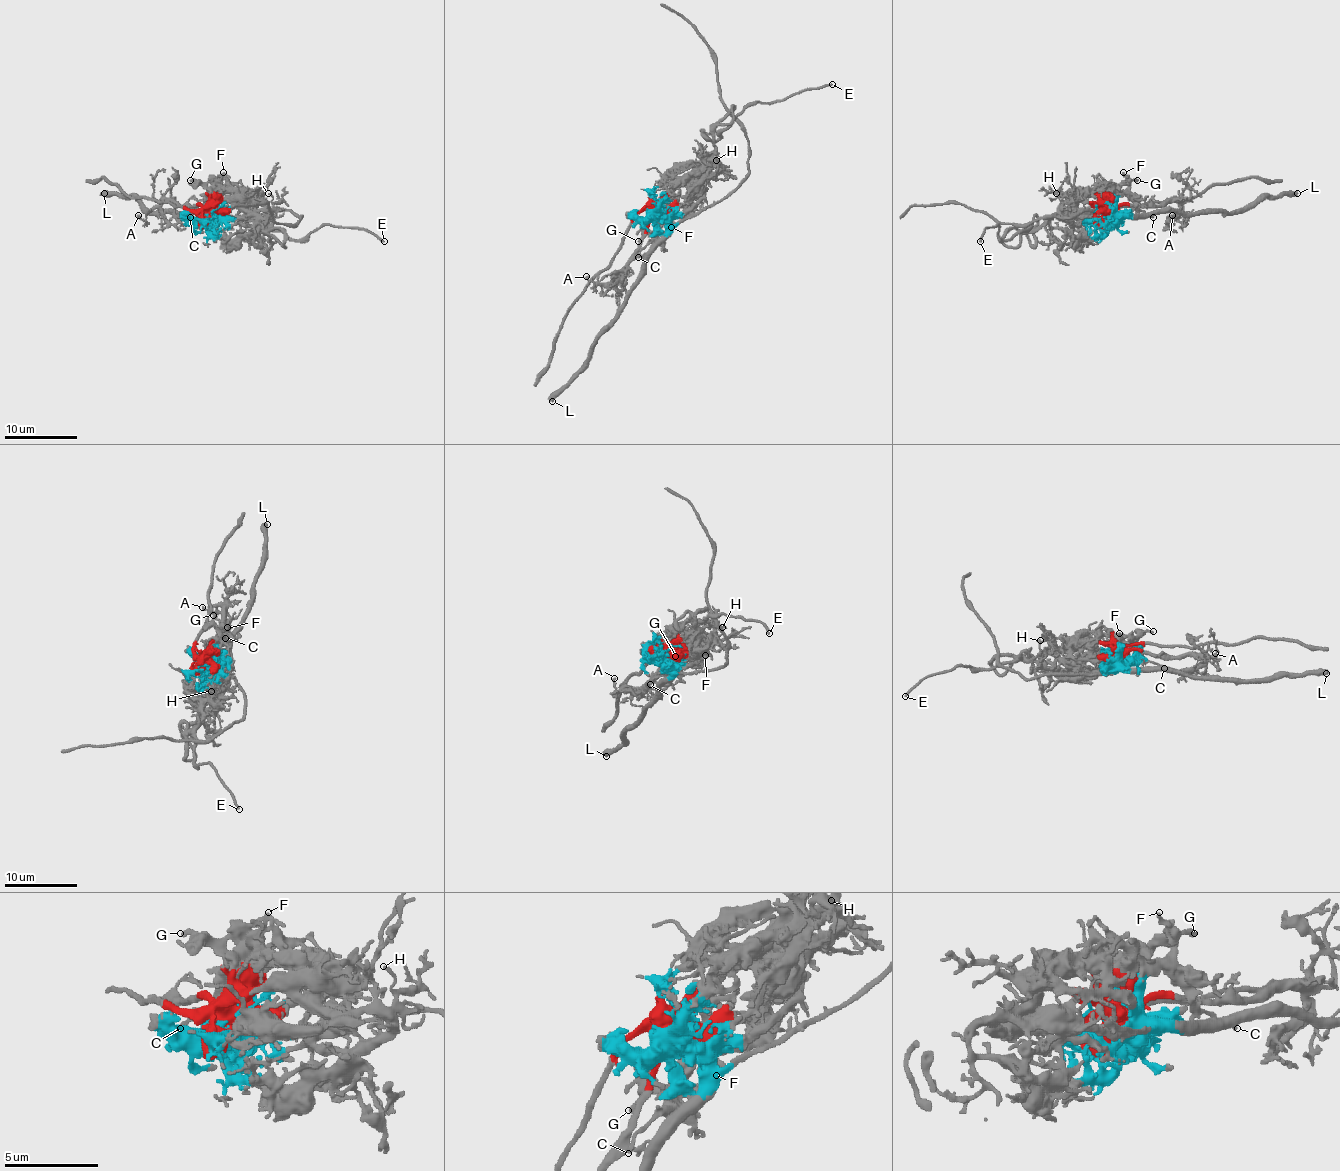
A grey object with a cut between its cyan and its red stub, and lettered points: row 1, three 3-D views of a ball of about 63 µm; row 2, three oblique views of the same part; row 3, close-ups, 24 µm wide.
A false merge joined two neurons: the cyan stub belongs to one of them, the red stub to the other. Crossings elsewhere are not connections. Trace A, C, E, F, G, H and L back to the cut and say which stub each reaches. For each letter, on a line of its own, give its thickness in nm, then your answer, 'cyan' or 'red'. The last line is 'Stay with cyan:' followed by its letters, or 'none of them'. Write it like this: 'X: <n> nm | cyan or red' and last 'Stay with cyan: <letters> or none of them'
A: 110 nm | red
C: 200 nm | cyan
E: 200 nm | red
F: 240 nm | cyan
G: 240 nm | cyan
H: 170 nm | red
L: 550 nm | cyan
Stay with cyan: C, F, G, L

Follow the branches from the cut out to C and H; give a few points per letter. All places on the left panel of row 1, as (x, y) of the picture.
C: (206, 218), (207, 214), (215, 214), (198, 211), (189, 216)
H: (206, 218), (206, 209), (220, 202), (240, 203), (249, 211), (260, 211), (273, 198), (268, 192)

